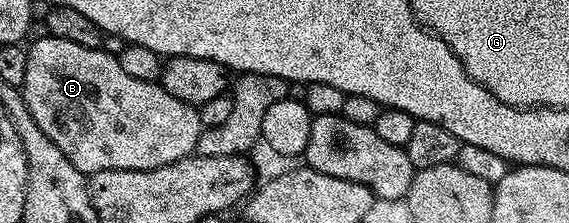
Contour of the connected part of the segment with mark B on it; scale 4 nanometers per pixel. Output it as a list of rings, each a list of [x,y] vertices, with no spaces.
[[[50,35],[42,36],[37,38],[32,45],[26,46],[29,64],[25,67],[25,79],[21,92],[25,106],[28,107],[30,115],[33,115],[34,122],[41,127],[41,131],[45,131],[45,135],[49,135],[49,139],[53,139],[53,144],[64,153],[65,159],[69,159],[69,163],[73,163],[73,167],[77,167],[77,171],[81,171],[85,175],[97,171],[149,171],[157,167],[165,167],[169,163],[180,161],[182,157],[189,157],[195,153],[197,139],[204,130],[196,106],[181,103],[181,99],[173,99],[173,95],[169,95],[169,91],[165,91],[159,81],[146,81],[128,75],[121,67],[118,56],[114,52],[106,53],[106,48],[90,49],[81,47],[81,43],[69,43],[66,39],[57,39]]]

